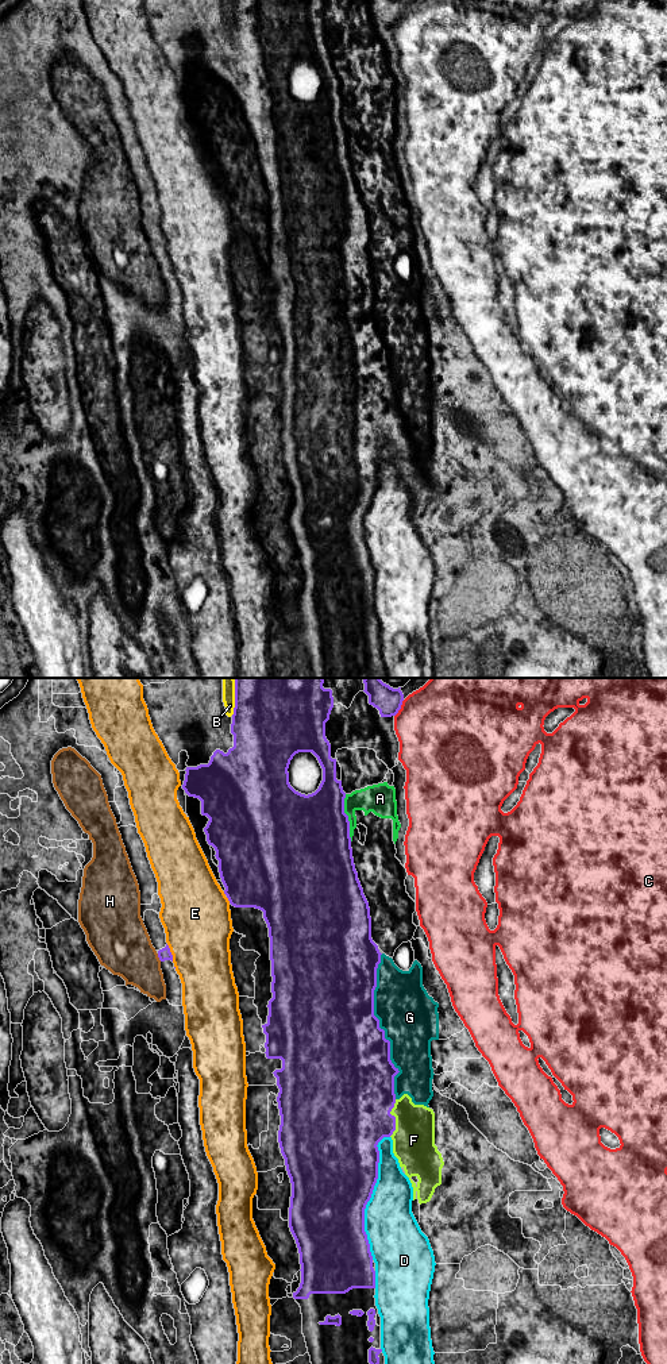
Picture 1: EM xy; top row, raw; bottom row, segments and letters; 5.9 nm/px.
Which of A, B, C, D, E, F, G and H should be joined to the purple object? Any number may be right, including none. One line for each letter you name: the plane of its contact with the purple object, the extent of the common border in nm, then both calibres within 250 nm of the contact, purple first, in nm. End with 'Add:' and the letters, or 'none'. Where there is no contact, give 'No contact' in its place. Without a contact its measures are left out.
Add: none

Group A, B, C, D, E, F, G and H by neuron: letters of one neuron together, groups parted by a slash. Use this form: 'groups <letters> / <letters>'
groups A F G / B / C / D / E / H

